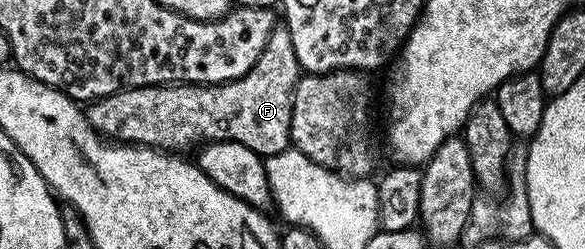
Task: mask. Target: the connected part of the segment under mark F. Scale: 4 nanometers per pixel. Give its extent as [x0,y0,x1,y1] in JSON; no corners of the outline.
[84,27,303,158]

